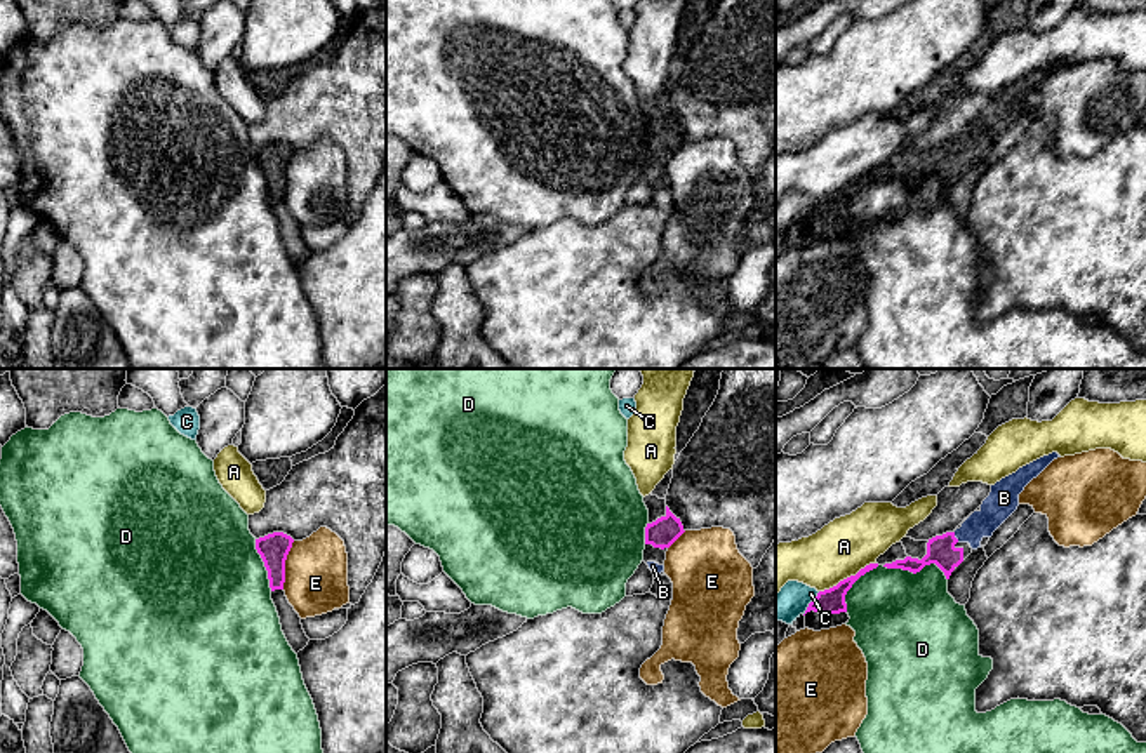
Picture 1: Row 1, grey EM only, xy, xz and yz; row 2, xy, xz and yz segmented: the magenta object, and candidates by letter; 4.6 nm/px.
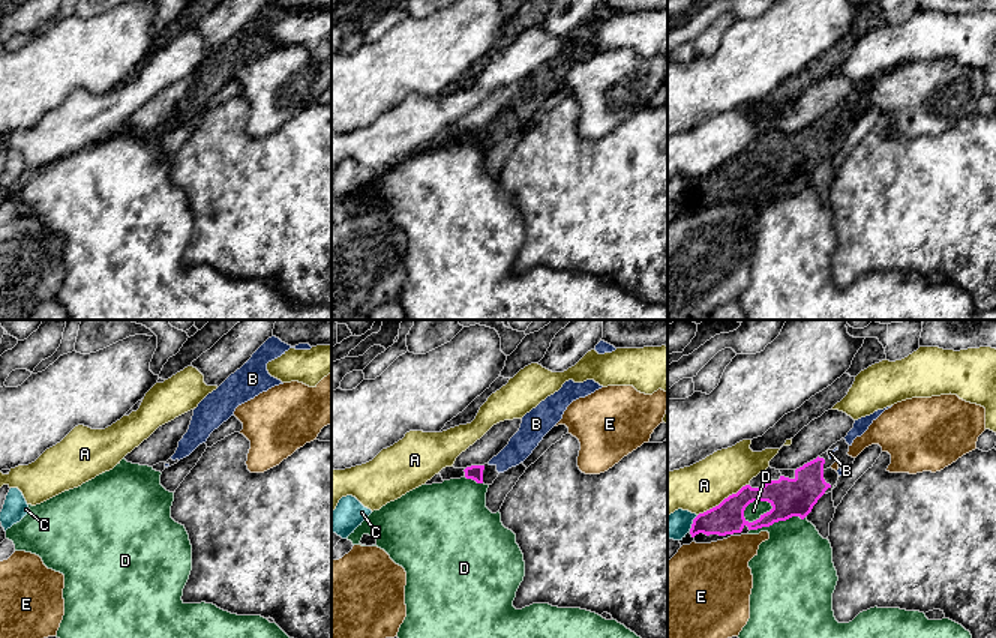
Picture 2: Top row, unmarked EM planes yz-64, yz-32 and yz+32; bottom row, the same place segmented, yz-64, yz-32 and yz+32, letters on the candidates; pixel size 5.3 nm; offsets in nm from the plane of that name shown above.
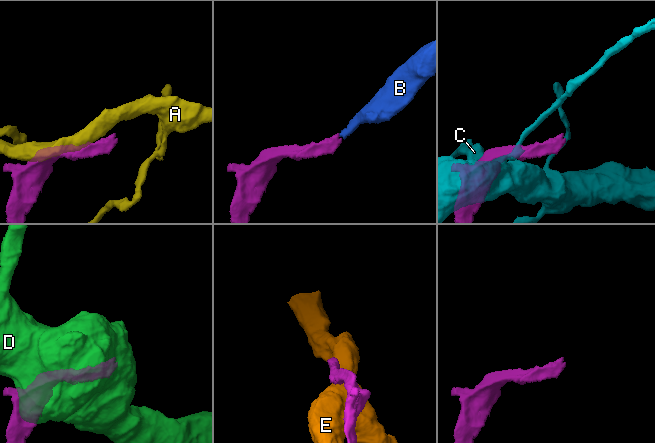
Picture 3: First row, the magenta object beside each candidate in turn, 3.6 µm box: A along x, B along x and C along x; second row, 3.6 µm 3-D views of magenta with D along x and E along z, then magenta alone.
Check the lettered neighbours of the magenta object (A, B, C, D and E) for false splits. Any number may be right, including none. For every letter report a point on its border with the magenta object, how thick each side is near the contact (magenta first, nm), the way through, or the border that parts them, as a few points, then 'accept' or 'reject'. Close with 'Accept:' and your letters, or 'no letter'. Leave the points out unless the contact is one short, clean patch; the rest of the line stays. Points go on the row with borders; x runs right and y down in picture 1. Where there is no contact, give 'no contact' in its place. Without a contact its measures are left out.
A: meets magenta in yz at (847, 578); 120 nm thick on the magenta side, 260 nm on the other; reject
B: meets magenta in yz at (955, 538); 130 nm thick on the magenta side, 140 nm on the other; runs through yz (941, 550), (955, 538), (972, 531), (997, 506); accept
C: meets magenta in yz at (809, 604); 120 nm thick on the magenta side, 150 nm on the other; reject
D: meets magenta in yz at (917, 571); 130 nm thick on the magenta side, 480 nm on the other; reject
E: meets magenta in xy at (284, 566); 140 nm thick on the magenta side, 280 nm on the other; reject
Accept: B

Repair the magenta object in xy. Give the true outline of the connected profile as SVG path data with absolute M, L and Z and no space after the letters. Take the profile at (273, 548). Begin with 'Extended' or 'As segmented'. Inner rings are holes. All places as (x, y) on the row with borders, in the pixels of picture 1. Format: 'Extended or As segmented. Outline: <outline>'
As segmented. Outline: M273 532L256 539L256 550L261 555L268 570L270 588L283 590L285 583L285 560L292 548L294 539L283 532Z

